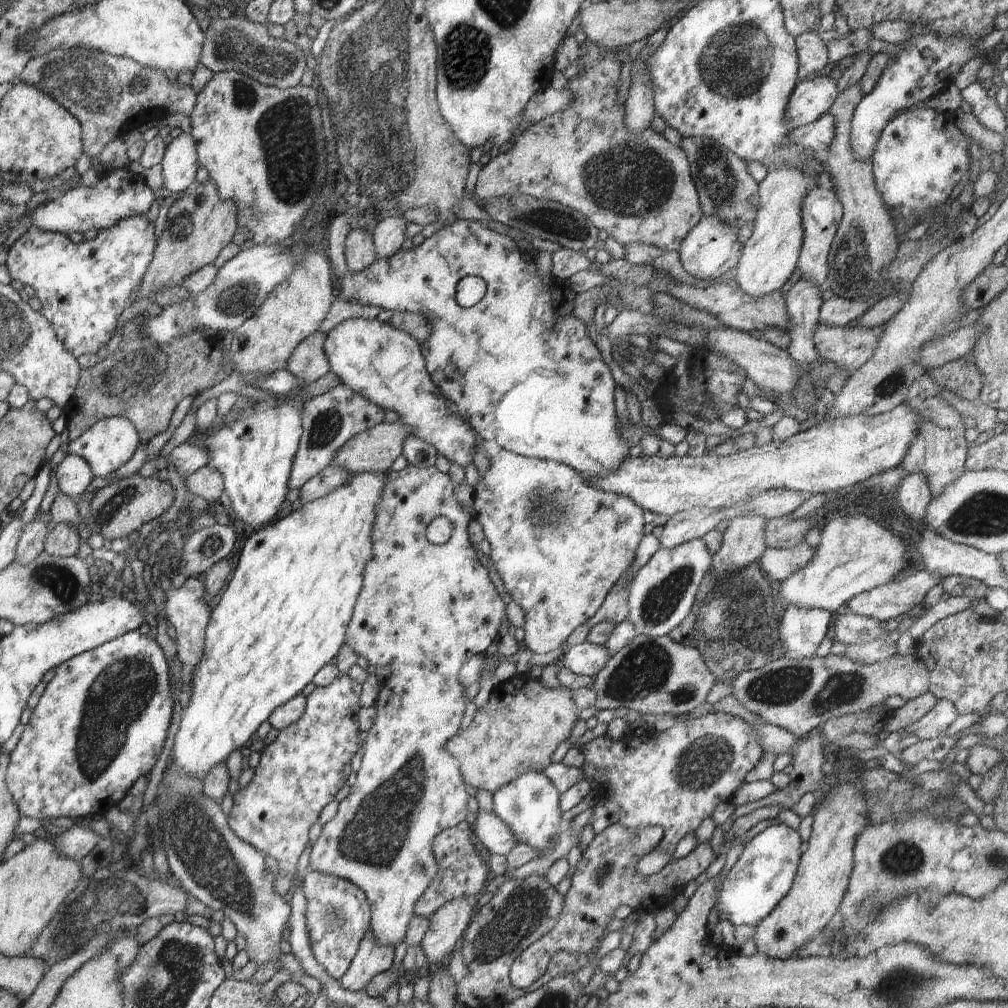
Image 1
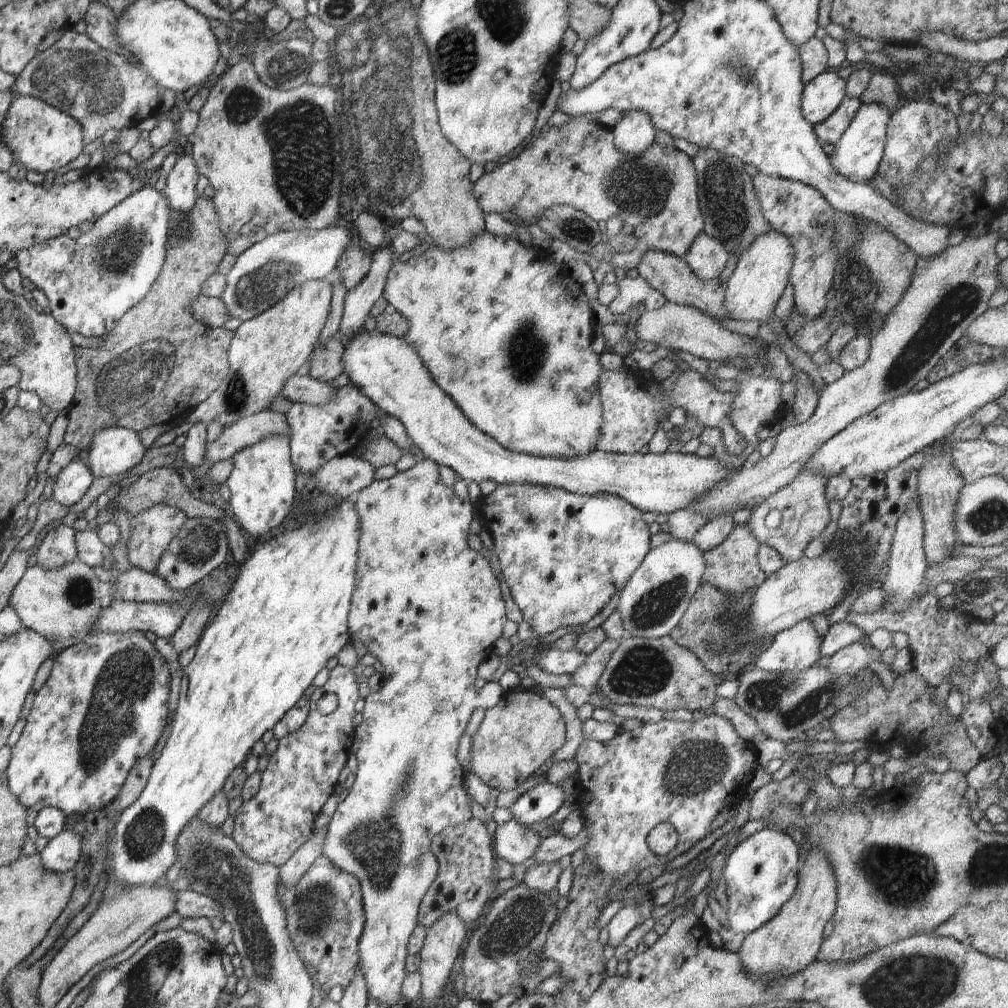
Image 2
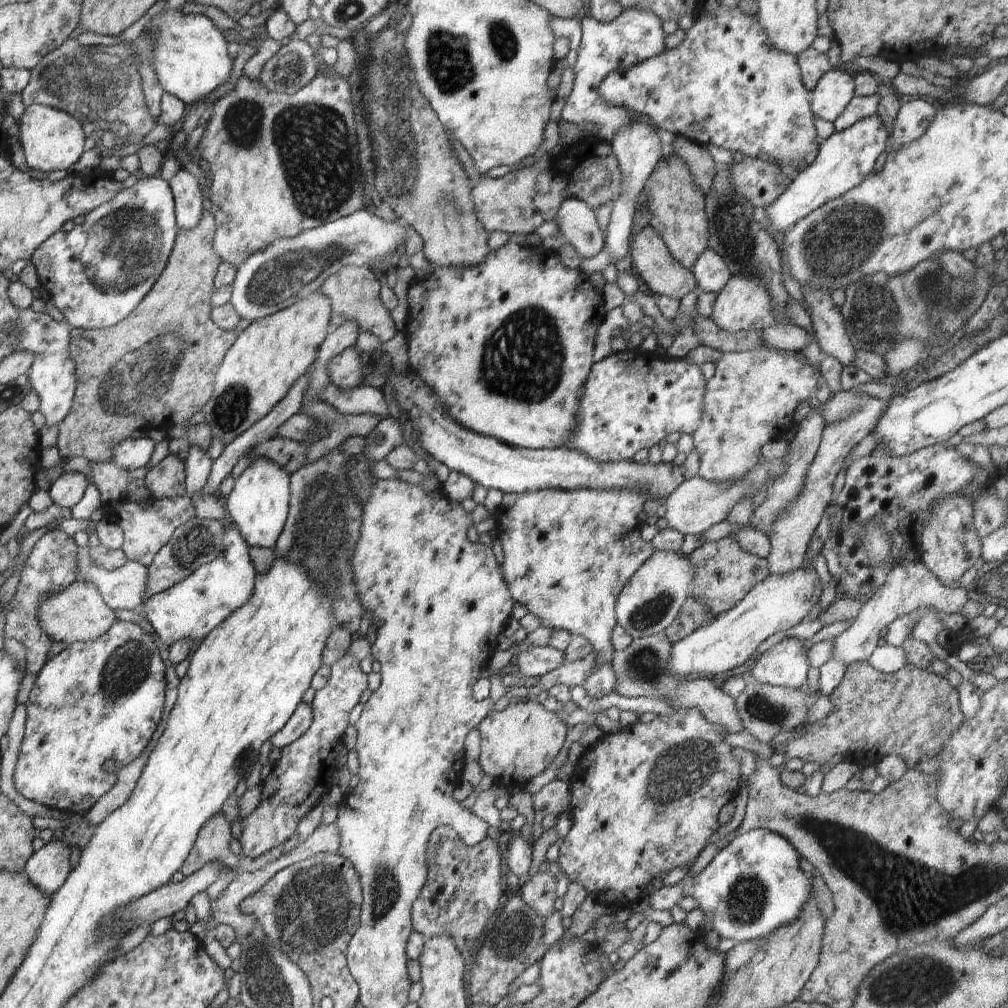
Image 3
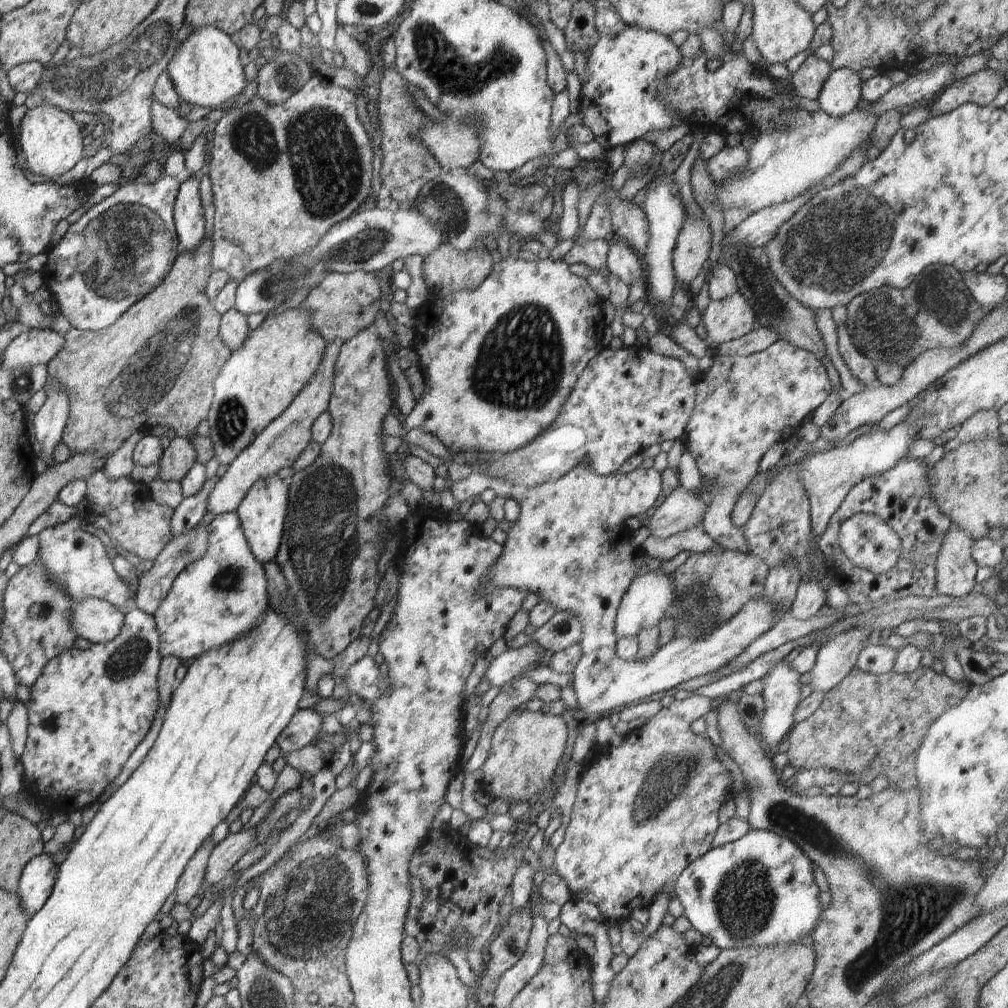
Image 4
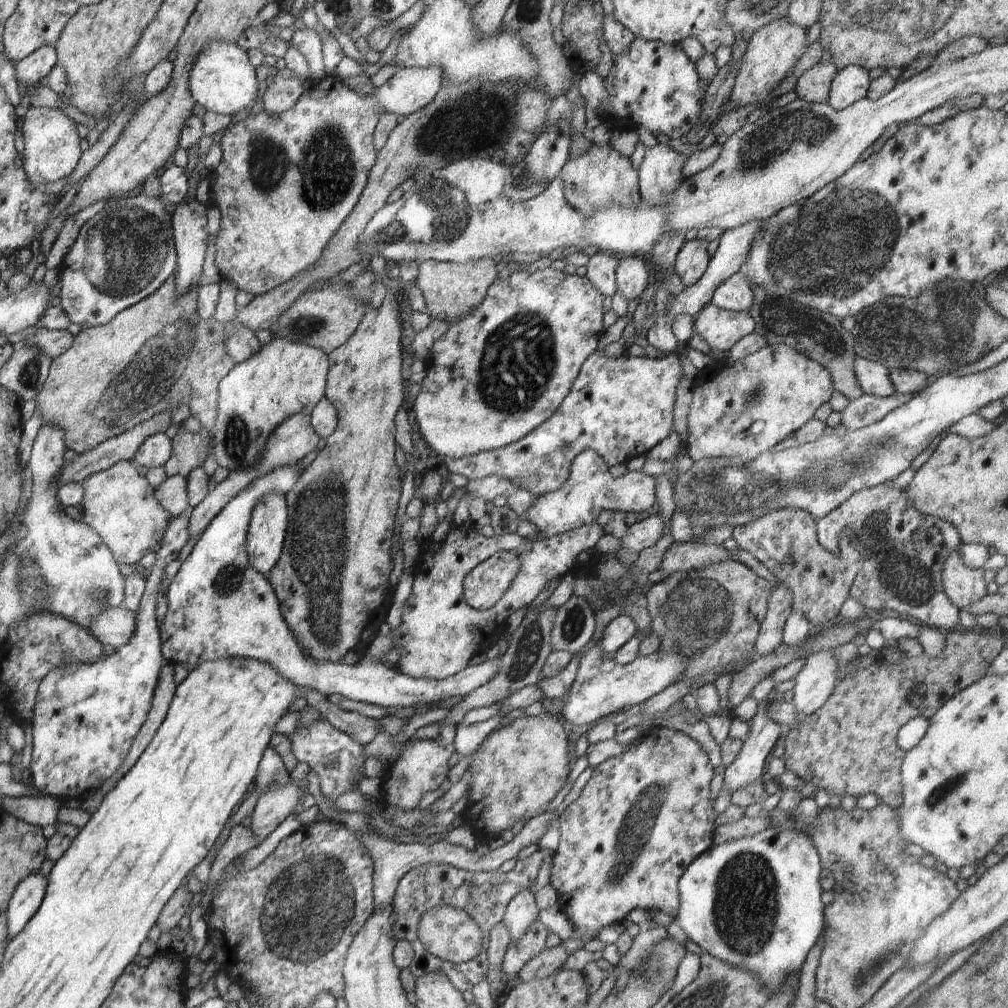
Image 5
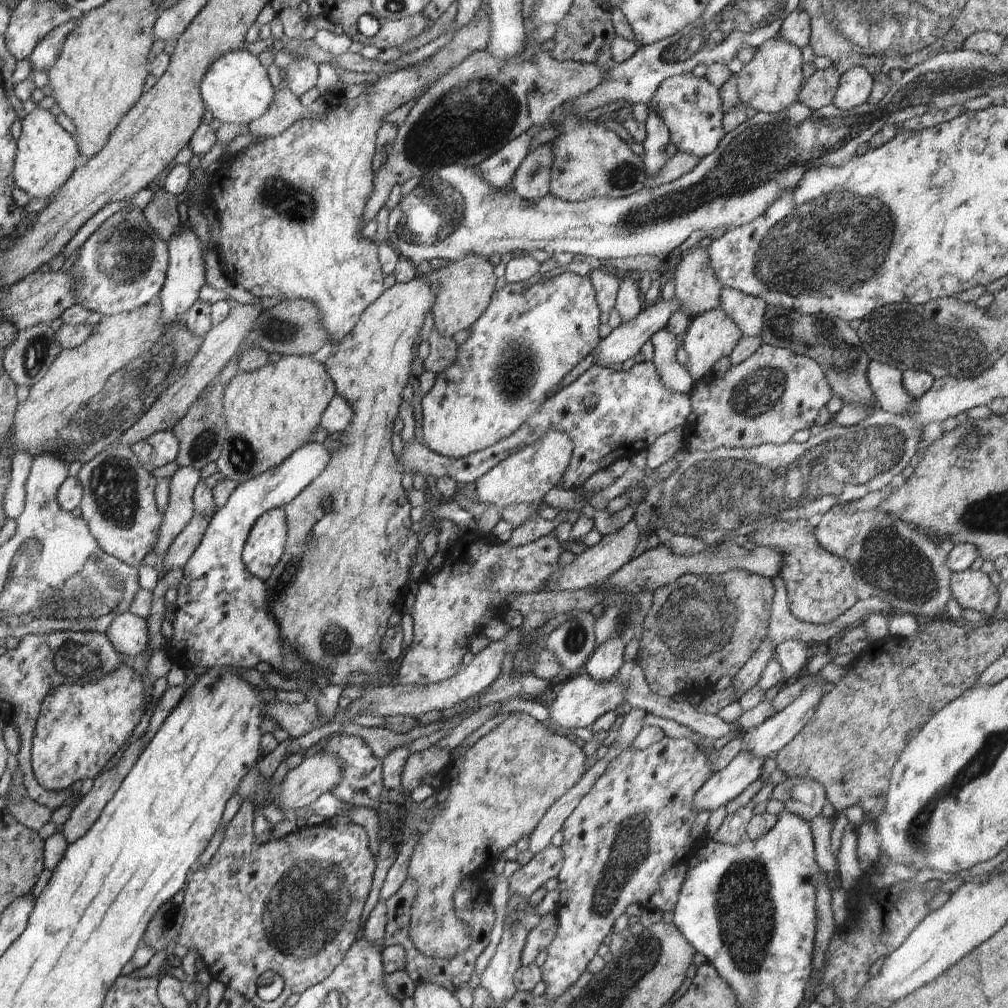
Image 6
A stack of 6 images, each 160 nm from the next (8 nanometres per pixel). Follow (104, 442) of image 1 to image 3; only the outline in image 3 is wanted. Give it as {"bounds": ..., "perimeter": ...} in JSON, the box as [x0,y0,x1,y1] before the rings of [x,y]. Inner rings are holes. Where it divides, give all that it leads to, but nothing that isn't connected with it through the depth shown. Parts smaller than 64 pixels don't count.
{"bounds":[111,437,156,470],"perimeter":[[[149,437],[133,440],[128,438],[114,446],[111,462],[122,466],[122,470],[136,470],[146,466],[151,459],[156,443]]]}

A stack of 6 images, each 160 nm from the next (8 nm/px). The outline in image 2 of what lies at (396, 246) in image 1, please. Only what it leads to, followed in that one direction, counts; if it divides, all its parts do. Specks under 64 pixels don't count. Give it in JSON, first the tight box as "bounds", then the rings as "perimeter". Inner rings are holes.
{"bounds":[339,246,396,340],"perimeter":[[[380,246],[370,252],[371,265],[368,274],[345,296],[339,331],[339,336],[345,340],[363,330],[363,324],[369,318],[370,308],[383,296],[385,280],[393,263],[392,254],[396,254],[392,246]]]}

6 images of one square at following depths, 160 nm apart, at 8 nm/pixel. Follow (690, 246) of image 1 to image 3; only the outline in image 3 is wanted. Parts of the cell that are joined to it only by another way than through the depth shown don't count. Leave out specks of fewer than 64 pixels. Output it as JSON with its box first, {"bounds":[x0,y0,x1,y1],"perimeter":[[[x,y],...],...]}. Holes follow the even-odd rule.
{"bounds":[691,247,731,293],"perimeter":[[[709,247],[698,256],[691,272],[698,284],[699,292],[720,293],[731,278],[731,273],[728,271],[722,255]]]}

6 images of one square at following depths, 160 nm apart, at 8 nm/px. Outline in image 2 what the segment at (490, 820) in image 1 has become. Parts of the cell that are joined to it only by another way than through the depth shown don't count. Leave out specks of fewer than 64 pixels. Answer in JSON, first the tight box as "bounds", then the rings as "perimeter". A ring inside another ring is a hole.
{"bounds":[493,819,540,864],"perimeter":[[[514,819],[498,825],[493,838],[493,851],[510,864],[528,860],[540,844],[540,835]]]}

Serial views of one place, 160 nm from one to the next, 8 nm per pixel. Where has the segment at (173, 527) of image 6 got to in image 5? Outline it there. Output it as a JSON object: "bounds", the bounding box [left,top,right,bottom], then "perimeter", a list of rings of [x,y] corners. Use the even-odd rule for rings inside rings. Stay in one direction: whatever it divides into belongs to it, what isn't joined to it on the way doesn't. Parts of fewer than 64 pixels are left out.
{"bounds":[154,475,189,519],"perimeter":[[[180,475],[168,477],[154,490],[158,504],[170,513],[172,519],[179,517],[189,506],[186,477]]]}

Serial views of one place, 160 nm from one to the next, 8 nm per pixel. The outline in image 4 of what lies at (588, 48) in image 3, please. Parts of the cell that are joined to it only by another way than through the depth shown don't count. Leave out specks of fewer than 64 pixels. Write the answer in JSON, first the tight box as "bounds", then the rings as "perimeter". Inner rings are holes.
{"bounds":[577,26,682,151],"perimeter":[[[626,26],[618,36],[599,36],[586,58],[588,76],[582,80],[577,114],[594,134],[602,151],[625,146],[652,130],[678,126],[682,116],[658,98],[658,84],[682,64],[682,52],[670,37]]]}

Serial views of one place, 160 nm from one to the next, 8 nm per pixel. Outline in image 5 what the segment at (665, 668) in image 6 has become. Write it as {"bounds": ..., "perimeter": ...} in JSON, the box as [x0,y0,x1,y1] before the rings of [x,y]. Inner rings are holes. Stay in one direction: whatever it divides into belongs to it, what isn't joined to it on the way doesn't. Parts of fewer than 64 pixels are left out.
{"bounds":[646,559,772,678],"perimeter":[[[732,559],[696,572],[673,572],[646,594],[651,630],[661,640],[659,651],[678,651],[689,658],[683,678],[710,671],[725,674],[734,665],[750,664],[755,660],[755,642],[772,589],[772,584],[764,577]]]}

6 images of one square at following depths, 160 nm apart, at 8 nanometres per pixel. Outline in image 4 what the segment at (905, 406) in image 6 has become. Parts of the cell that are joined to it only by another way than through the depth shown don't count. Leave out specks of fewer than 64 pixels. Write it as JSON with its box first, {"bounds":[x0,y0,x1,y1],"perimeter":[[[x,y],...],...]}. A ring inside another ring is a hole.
{"bounds":[836,326,879,388],"perimeter":[[[837,326],[836,333],[838,334],[837,350],[840,352],[846,367],[850,370],[850,374],[856,376],[866,388],[877,385],[879,381],[878,376],[875,376],[873,362],[856,351],[846,331],[846,326]]]}

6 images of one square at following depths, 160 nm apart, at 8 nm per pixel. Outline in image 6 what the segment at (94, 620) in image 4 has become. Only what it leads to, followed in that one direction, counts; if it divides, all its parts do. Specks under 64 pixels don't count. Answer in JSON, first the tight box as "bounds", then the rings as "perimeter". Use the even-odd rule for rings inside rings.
{"bounds":[105,610,148,656],"perimeter":[[[129,610],[124,611],[114,617],[105,635],[119,653],[136,656],[148,646],[146,621]]]}

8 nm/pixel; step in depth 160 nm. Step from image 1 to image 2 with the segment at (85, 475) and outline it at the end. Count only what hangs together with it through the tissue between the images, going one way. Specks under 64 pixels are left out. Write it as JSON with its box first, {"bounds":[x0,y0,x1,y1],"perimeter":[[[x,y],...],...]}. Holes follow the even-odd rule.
{"bounds":[51,457,94,506],"perimeter":[[[80,457],[74,458],[55,478],[51,498],[64,506],[76,504],[88,492],[94,480],[91,470]]]}

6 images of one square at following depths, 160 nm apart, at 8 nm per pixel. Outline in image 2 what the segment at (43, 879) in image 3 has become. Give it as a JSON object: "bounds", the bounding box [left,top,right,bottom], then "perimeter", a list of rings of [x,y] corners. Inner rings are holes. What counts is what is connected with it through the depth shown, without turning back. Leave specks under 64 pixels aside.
{"bounds":[40,829,81,873],"perimeter":[[[64,829],[58,836],[51,838],[40,853],[45,869],[63,873],[75,867],[81,855],[81,835],[72,829]]]}

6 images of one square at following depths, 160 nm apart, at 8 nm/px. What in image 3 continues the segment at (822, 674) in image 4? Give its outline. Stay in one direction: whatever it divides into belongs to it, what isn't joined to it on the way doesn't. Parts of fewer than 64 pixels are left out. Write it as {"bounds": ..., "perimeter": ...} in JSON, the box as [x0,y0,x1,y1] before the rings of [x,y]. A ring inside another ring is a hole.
{"bounds":[832,552,968,666],"perimeter":[[[910,552],[890,570],[882,587],[865,599],[850,627],[832,640],[832,658],[846,666],[868,661],[881,642],[880,631],[894,620],[903,618],[921,607],[931,607],[947,614],[957,614],[968,600],[968,590],[965,587],[953,589],[942,586],[938,578],[932,576],[921,561],[918,562],[914,552]]]}

